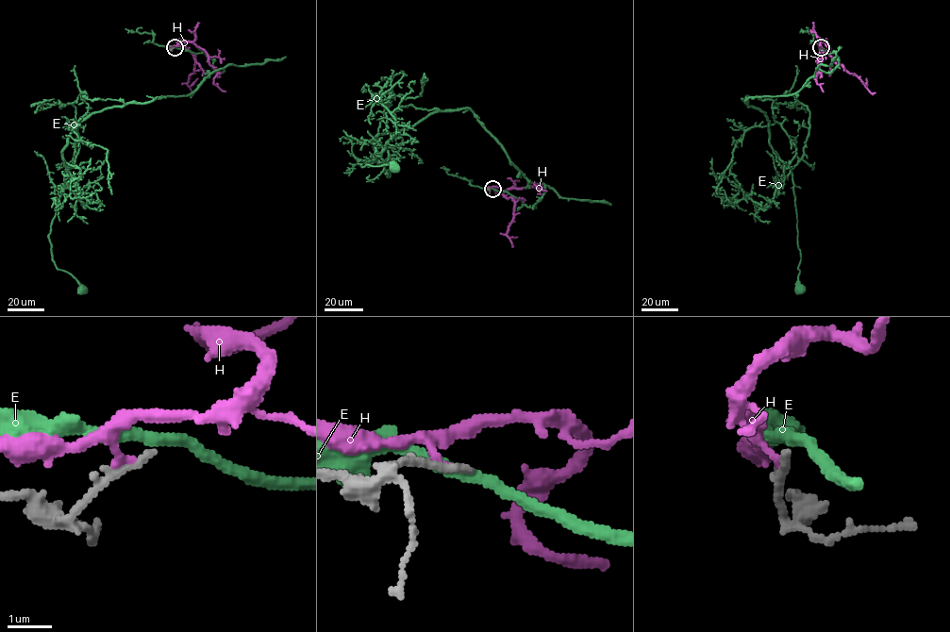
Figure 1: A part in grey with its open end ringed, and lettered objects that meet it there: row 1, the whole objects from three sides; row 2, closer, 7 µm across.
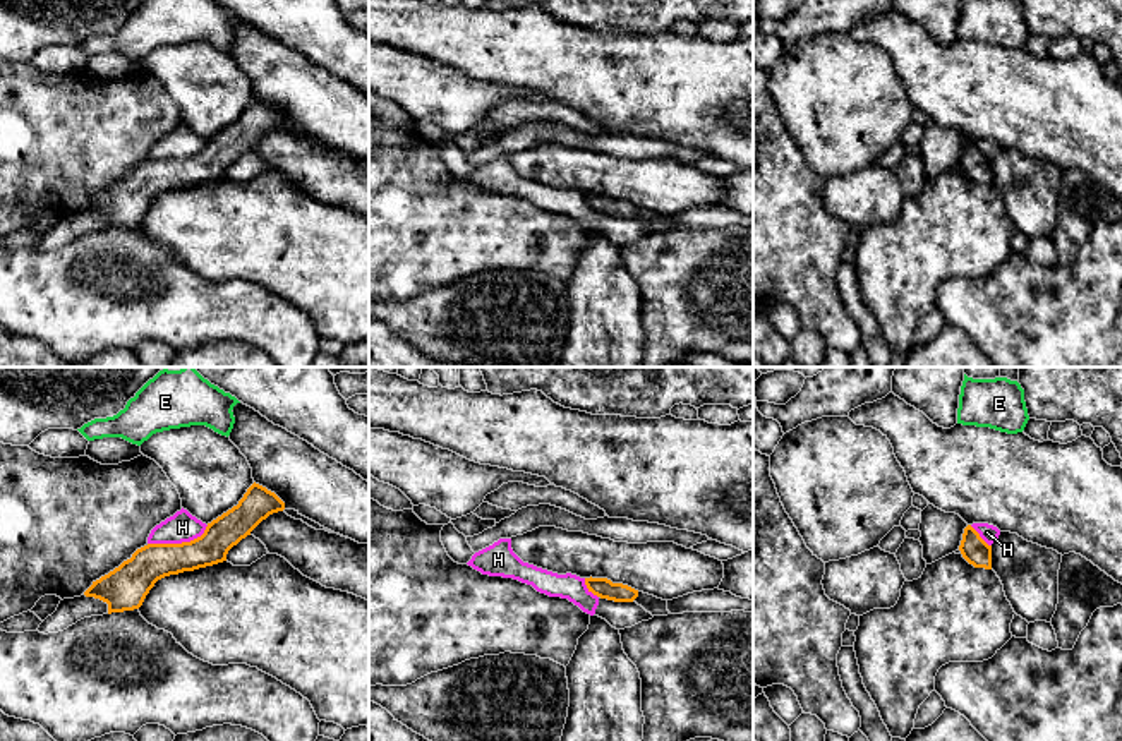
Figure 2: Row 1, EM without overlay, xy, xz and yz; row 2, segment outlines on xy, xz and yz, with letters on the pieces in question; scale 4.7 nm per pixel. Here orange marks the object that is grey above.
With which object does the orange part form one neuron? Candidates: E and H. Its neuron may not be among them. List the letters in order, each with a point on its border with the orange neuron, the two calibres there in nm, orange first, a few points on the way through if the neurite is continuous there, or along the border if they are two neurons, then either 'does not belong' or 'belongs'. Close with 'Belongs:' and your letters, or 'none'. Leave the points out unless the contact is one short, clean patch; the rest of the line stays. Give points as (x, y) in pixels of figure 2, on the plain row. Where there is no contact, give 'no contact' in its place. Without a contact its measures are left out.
E: no contact; does not belong
H: meets orange in xy at (179, 160); 180 nm thick on the orange side, 140 nm on the other; does not belong
Belongs: none

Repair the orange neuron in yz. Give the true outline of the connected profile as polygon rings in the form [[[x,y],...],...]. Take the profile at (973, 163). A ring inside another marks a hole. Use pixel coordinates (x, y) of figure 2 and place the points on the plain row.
[[[971,141],[964,144],[959,166],[974,184],[992,185],[992,161],[988,161]]]

